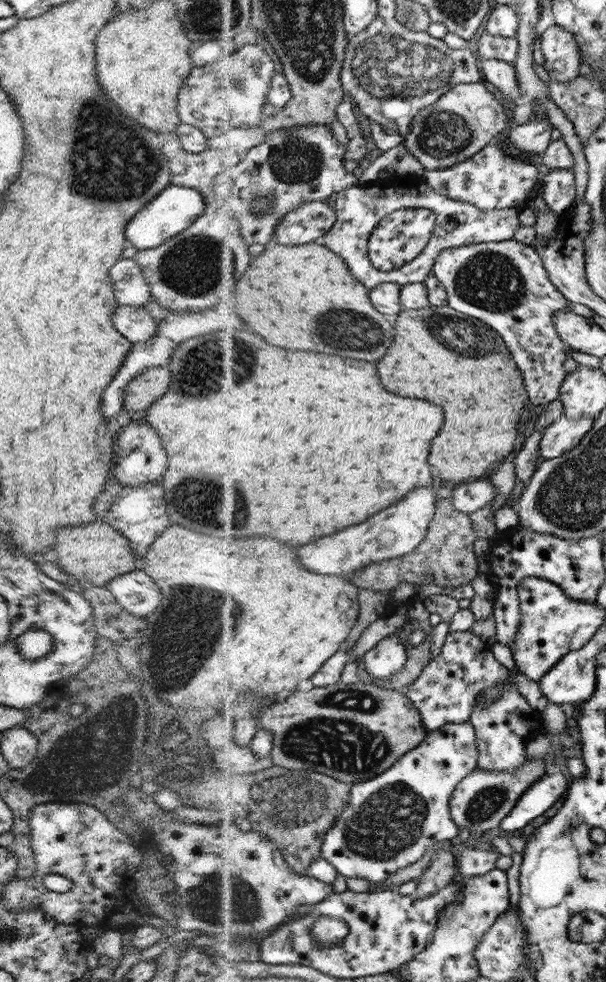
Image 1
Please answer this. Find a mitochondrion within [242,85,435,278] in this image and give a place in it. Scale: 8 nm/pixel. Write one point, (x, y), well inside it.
(297, 162)

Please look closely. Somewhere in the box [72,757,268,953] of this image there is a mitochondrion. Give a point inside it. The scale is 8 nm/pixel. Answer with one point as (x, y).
(215, 902)

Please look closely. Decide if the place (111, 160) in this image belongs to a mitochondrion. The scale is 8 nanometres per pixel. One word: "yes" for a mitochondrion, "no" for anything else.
yes

